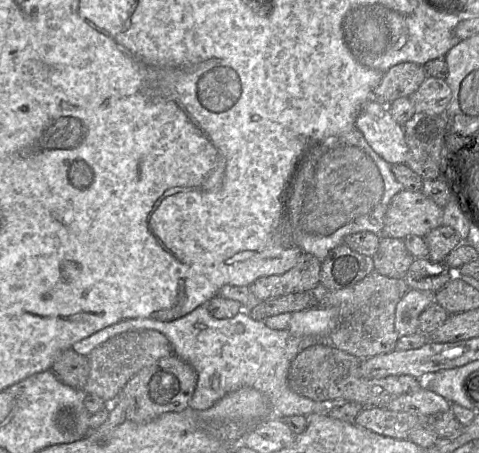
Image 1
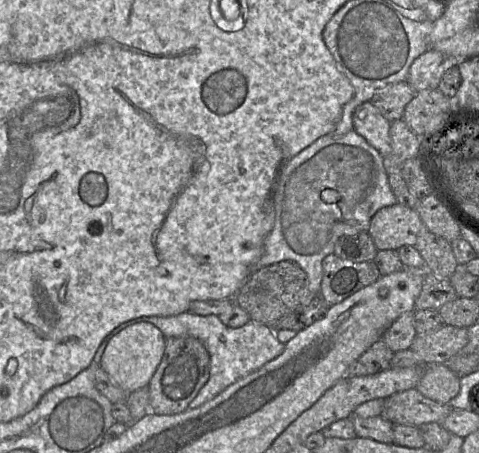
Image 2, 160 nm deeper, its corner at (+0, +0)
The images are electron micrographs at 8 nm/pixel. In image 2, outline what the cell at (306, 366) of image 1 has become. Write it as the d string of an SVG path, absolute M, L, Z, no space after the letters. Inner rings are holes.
M411 388L397 392L384 400L382 416L394 425L420 427L427 423L440 423L451 413L450 404L441 404Z

